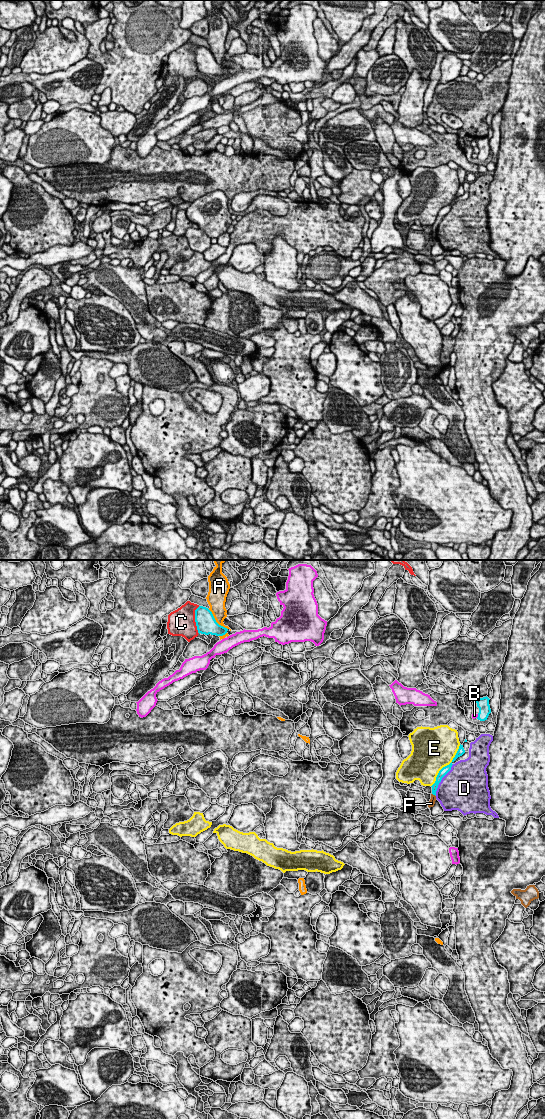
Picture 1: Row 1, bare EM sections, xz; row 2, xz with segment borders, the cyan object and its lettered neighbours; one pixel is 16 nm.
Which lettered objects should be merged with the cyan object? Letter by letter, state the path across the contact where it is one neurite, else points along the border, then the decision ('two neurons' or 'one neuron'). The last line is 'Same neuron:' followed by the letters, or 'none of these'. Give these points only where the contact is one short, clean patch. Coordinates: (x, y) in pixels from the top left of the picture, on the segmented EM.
A: two neurons
B: two neurons
C: two neurons
D: two neurons
E: two neurons
F: border xz (432, 793), (435, 796); two neurons
Same neuron: none of these

